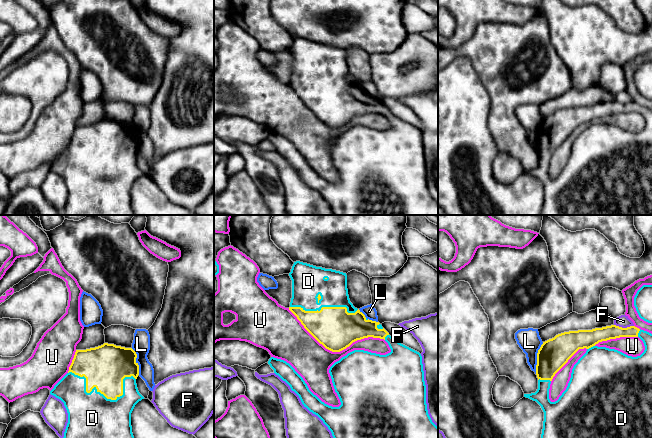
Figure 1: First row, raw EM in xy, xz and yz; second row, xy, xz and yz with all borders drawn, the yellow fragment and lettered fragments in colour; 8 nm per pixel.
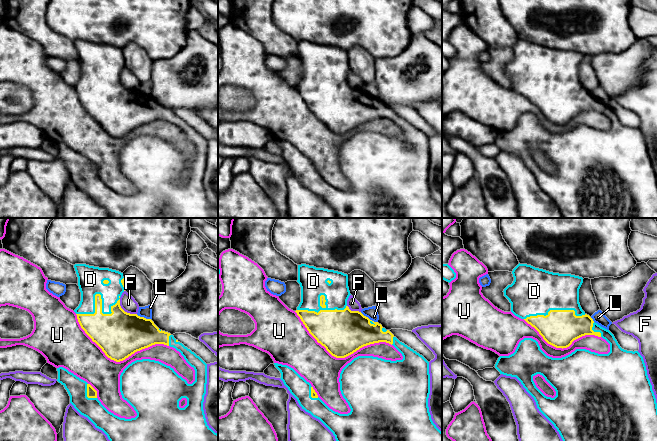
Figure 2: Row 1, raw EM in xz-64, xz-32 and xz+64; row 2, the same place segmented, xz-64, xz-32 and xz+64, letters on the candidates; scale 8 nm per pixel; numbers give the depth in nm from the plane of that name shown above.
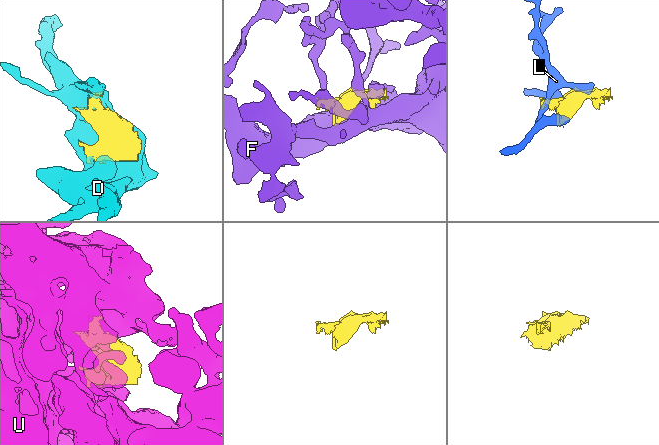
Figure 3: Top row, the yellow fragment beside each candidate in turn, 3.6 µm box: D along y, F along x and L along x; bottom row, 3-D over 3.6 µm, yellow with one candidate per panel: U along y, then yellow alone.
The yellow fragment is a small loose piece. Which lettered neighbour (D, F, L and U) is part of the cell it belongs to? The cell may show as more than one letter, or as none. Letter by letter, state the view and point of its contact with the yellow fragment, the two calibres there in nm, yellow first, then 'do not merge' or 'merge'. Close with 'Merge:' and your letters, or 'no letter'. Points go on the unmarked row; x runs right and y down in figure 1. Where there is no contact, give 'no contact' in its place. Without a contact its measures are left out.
D: meets yellow in xy at (103, 170); 360 nm thick on the yellow side, 460 nm on the other; merge
F: meets yellow in yz at (624, 104); 120 nm thick on the yellow side, 100 nm on the other; do not merge
L: meets yellow in yz at (537, 134); 240 nm thick on the yellow side, 180 nm on the other; do not merge
U: meets yellow in xz at (335, 127); 340 nm thick on the yellow side, 300 nm on the other; do not merge
Merge: D

